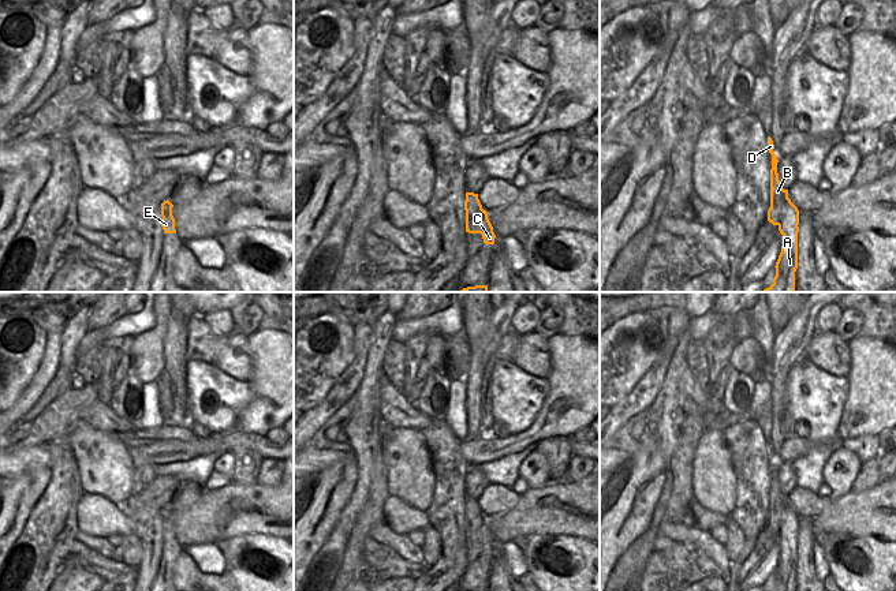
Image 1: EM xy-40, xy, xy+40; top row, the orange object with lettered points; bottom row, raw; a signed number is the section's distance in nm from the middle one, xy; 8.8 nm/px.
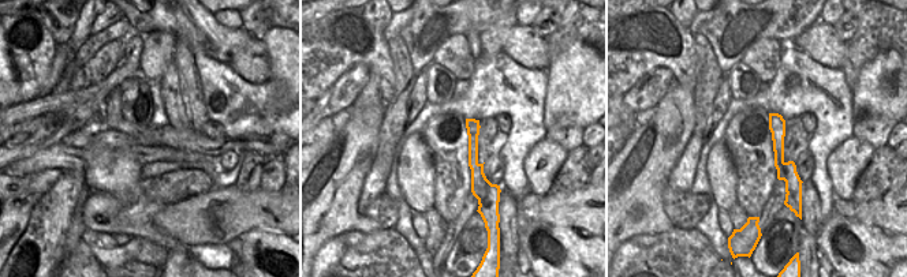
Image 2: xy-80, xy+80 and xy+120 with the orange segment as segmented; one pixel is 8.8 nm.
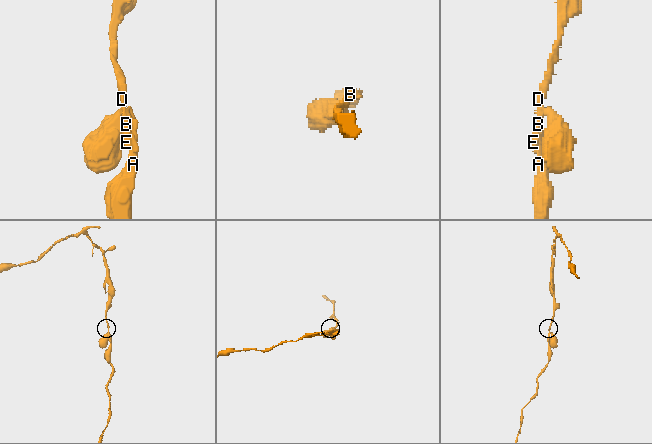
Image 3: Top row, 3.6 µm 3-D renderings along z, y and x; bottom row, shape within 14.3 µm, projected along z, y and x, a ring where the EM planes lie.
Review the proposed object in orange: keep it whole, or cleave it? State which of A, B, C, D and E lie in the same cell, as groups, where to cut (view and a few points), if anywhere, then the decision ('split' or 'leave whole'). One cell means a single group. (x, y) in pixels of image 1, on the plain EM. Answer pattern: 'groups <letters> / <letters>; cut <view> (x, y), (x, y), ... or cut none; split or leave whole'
groups A C E / B D; cut xy+40 (788, 504), (777, 524), (777, 530); split

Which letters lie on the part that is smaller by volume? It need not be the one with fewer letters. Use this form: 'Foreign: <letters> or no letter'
Foreign: A, C, E

